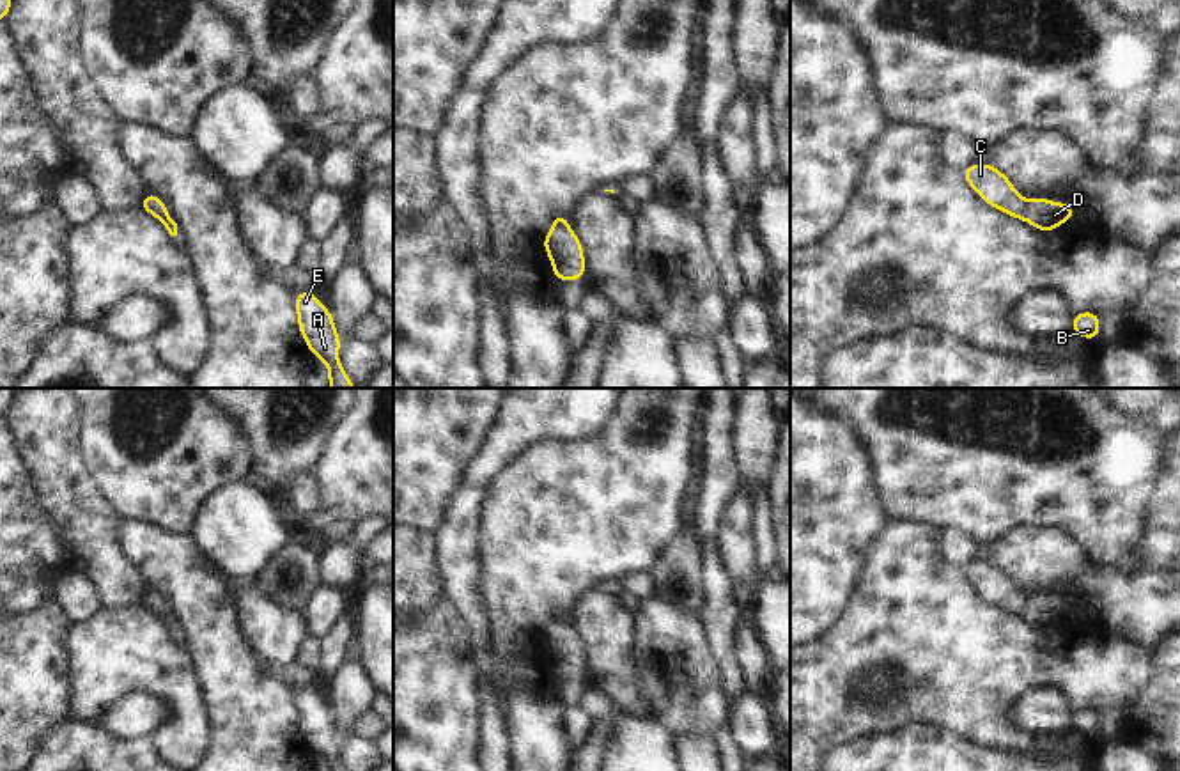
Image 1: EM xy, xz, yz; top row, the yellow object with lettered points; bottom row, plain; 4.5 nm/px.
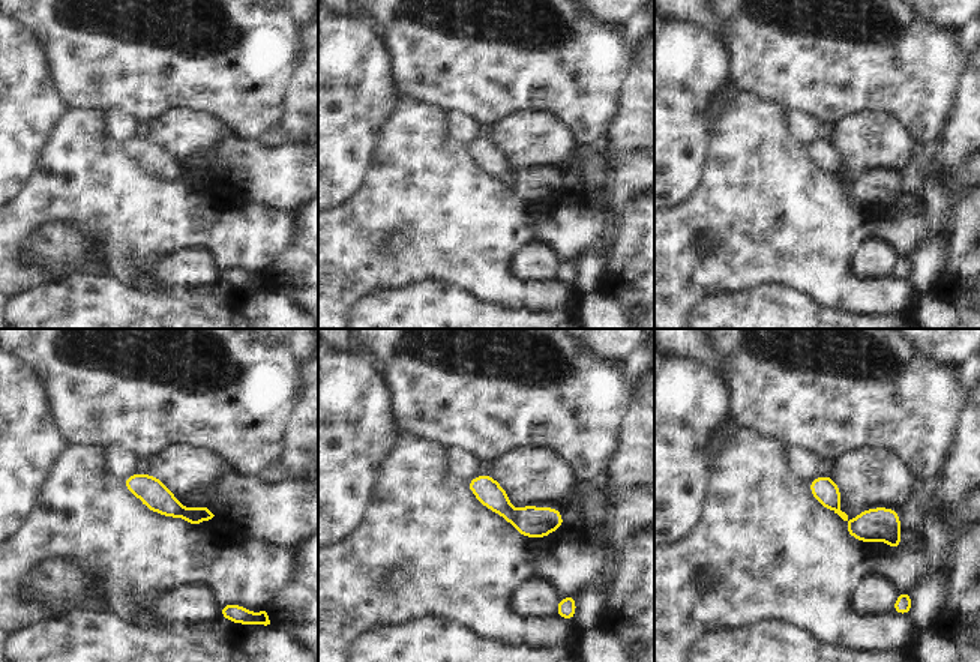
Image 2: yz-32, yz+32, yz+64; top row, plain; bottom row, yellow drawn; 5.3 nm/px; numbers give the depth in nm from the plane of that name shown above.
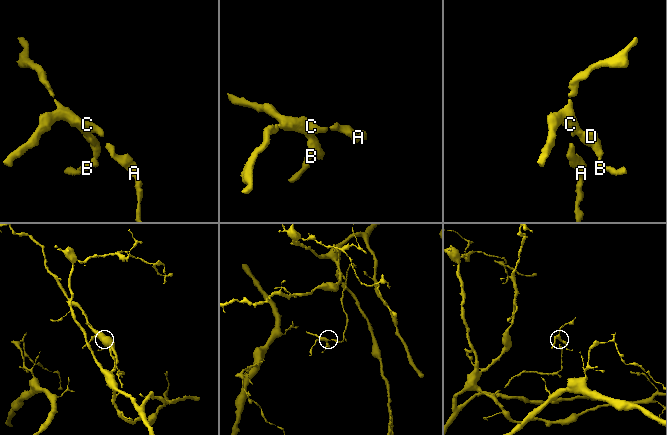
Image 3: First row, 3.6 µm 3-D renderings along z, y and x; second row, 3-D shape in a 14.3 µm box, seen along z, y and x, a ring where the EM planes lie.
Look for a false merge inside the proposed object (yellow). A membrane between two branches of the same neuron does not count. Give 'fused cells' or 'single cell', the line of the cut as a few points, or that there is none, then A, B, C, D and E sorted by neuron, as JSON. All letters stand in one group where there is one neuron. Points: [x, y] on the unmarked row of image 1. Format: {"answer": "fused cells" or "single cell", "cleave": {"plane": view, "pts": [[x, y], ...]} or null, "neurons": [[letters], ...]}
{"answer": "fused cells", "cleave": {"plane": "yz", "pts": [[1028, 598], [1021, 615]]}, "neurons": [["A", "C", "E"], ["B", "D"]]}

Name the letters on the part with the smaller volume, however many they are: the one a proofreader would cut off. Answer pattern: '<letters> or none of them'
B, D

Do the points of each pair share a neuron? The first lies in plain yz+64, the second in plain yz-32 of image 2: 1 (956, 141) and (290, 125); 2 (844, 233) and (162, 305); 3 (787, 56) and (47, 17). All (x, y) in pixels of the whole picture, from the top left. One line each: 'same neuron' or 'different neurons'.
1: same neuron
2: different neurons
3: same neuron

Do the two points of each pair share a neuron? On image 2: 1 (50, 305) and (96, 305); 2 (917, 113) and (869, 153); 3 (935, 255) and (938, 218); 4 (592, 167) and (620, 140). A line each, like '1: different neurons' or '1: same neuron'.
1: same neuron
2: different neurons
3: same neuron
4: different neurons

